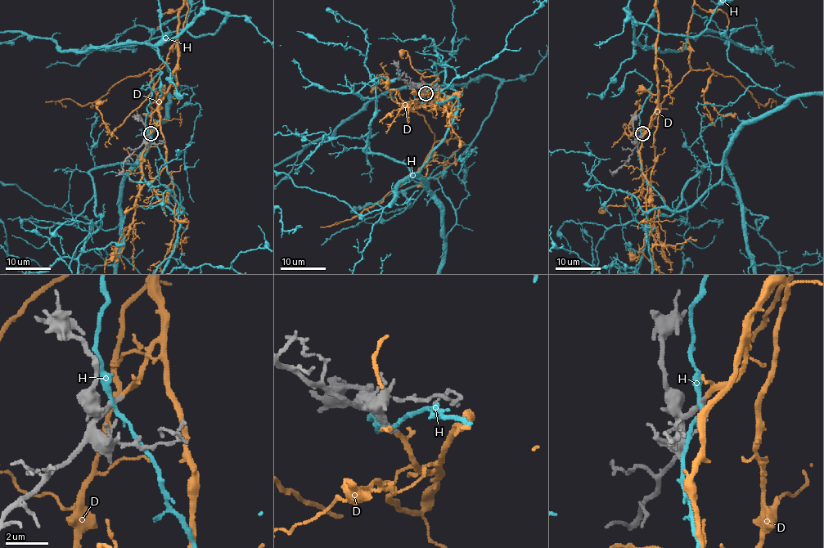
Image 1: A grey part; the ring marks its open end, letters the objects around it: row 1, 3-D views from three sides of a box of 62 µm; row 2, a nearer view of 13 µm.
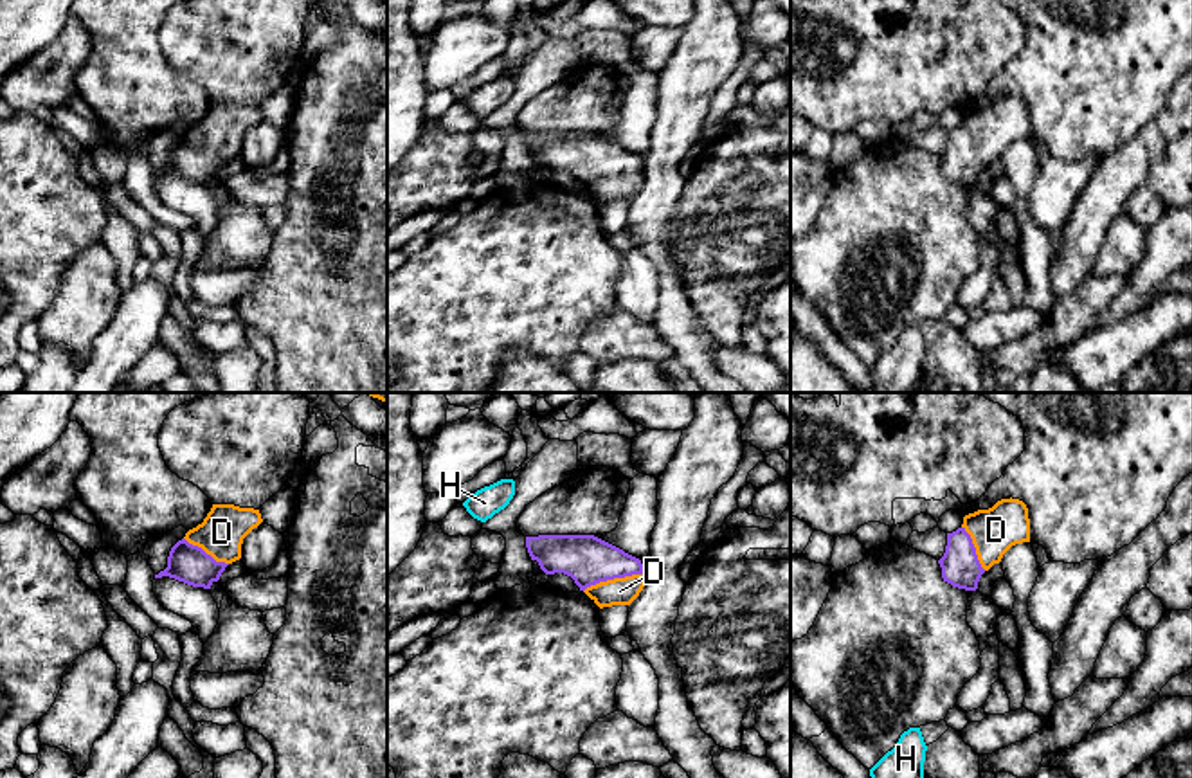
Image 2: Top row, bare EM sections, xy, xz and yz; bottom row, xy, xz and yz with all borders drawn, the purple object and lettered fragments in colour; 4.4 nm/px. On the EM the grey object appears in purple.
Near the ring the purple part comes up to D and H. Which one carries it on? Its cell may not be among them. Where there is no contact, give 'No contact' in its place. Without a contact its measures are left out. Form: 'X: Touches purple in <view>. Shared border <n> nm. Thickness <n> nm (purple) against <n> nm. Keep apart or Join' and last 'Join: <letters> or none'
D: Touches purple in xz. Shared border 280 nm. Thickness 220 nm (purple) against 130 nm. Join
H: No contact. Keep apart
Join: D

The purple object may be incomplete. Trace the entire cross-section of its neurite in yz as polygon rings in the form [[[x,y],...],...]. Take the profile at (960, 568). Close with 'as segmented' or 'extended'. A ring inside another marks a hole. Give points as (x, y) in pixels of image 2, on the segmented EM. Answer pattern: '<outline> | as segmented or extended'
[[[1001,499],[989,510],[965,515],[963,524],[947,533],[945,553],[938,560],[942,578],[953,587],[976,591],[981,574],[1023,542],[1030,542],[1028,508],[1019,499]]] | extended

